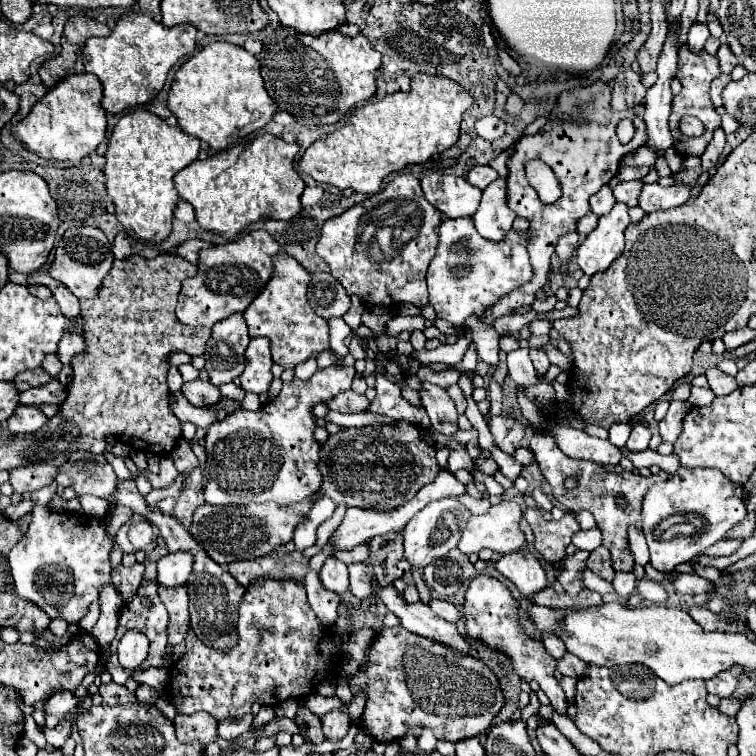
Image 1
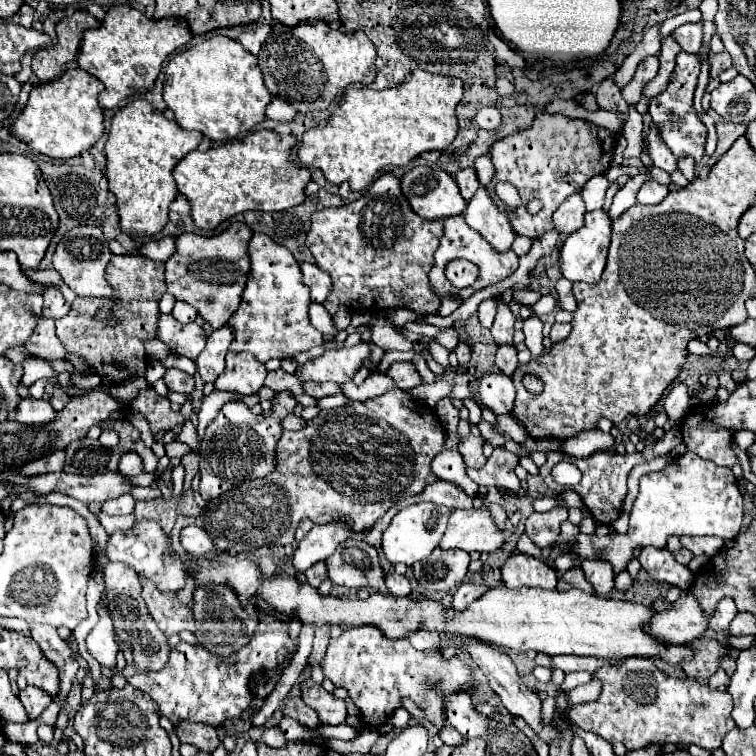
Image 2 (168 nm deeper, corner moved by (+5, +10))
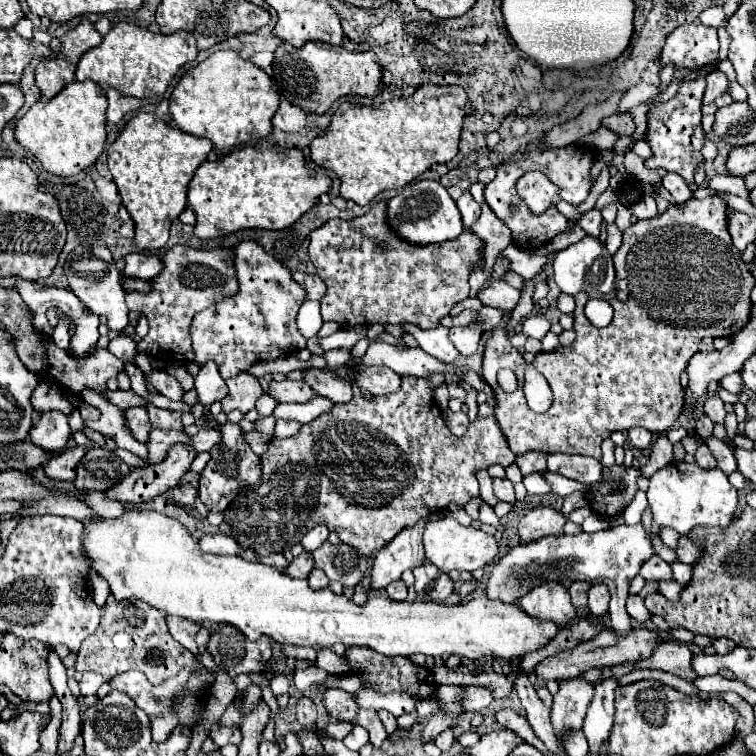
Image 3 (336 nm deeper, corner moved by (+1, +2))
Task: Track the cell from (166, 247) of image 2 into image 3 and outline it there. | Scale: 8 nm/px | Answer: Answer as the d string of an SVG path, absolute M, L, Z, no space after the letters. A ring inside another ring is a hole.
M133 252L125 256L125 268L121 274L125 278L139 278L139 280L151 280L161 272L163 264L157 256L143 254L143 252Z

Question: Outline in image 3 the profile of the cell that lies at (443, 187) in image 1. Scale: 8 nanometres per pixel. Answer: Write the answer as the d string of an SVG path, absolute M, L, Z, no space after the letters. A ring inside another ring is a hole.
M415 180L401 188L397 196L387 202L387 220L391 230L405 242L415 242L417 246L441 244L457 238L463 232L461 214L449 196L449 192L437 180Z

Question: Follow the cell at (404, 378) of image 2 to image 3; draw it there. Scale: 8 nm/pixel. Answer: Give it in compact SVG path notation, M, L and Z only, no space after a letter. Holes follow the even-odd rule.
M361 366L355 370L353 384L371 394L389 394L399 390L401 376L385 366Z

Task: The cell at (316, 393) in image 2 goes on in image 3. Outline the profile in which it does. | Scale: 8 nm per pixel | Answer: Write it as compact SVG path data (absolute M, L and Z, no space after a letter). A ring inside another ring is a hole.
M283 380L283 382L269 382L265 390L277 402L307 402L315 396L315 392L303 380Z

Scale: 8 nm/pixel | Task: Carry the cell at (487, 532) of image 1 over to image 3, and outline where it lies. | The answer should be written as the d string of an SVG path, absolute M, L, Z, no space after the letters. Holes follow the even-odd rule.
M447 516L443 520L433 518L425 524L423 546L425 546L425 560L435 564L441 570L441 574L449 574L451 570L473 572L477 568L485 568L487 564L491 564L491 560L499 552L497 540L493 536L485 534L483 530L475 530L473 526L461 526L451 516Z

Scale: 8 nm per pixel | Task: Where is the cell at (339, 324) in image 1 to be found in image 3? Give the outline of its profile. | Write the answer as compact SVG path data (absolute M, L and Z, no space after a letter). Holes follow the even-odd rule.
M307 300L299 314L297 314L297 326L299 326L299 332L305 336L305 338L311 338L311 336L317 336L319 328L323 326L323 318L321 318L321 312L319 312L319 302L313 302L313 300Z

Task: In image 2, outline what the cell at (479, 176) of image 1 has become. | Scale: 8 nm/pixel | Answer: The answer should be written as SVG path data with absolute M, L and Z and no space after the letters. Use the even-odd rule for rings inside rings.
M463 168L463 170L459 170L455 174L455 180L457 180L457 184L459 184L461 194L463 194L465 200L469 200L475 194L475 190L479 188L479 178L477 178L475 168Z

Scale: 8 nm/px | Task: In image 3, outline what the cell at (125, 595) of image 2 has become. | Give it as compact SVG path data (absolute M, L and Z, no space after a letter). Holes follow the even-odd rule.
M113 596L107 598L107 604L105 608L101 610L101 624L99 628L95 630L93 636L89 636L83 646L81 646L81 652L77 656L77 666L75 670L77 672L97 672L101 676L105 676L107 680L121 674L121 672L129 672L129 670L139 670L147 676L147 680L151 684L161 684L165 682L167 678L175 676L183 666L193 666L193 670L197 670L197 678L193 678L193 686L207 686L205 688L205 694L207 690L213 686L215 682L215 676L213 672L209 672L199 660L195 654L191 654L189 650L185 650L177 640L173 640L173 636L169 634L169 628L167 628L167 620L165 620L165 614L161 614L161 610L153 610L153 606L141 602L141 600L129 600L129 602L117 602Z

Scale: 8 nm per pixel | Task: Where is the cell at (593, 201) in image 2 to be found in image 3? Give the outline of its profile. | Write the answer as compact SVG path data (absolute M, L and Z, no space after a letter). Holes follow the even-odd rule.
M597 208L589 210L587 214L583 214L583 218L577 222L579 228L587 234L587 236L593 236L593 238L599 238L601 234L601 212Z

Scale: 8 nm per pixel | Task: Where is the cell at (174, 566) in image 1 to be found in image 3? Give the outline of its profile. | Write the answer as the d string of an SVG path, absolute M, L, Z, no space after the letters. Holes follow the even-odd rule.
M207 534L199 540L199 546L203 552L221 554L221 556L241 556L241 546L237 546L237 540L225 534Z

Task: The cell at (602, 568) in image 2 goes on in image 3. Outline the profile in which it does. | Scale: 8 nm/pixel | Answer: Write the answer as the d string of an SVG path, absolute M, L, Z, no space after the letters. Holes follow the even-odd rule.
M591 584L589 588L589 610L593 616L603 616L607 614L609 606L609 590L603 584Z

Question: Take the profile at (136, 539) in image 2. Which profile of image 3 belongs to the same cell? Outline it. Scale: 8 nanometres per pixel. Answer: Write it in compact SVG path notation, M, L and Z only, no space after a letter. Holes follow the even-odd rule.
M125 510L119 518L89 518L85 524L85 558L89 568L95 570L103 580L107 580L111 594L115 600L143 600L153 608L159 608L165 614L187 618L191 622L211 622L211 624L229 624L241 630L247 638L257 640L261 636L269 636L279 644L293 646L311 646L315 650L333 646L337 642L351 646L365 646L385 656L411 656L411 654L427 654L427 656L443 656L457 654L461 658L479 660L479 658L513 658L525 656L533 650L543 648L555 634L563 628L553 622L539 622L525 614L517 604L493 602L487 596L473 598L469 602L447 606L439 602L397 602L387 596L373 596L367 604L357 606L343 594L335 594L329 588L311 590L305 580L287 578L271 566L263 566L259 562L243 560L241 556L215 556L199 550L199 542L187 532L187 528L161 512L151 510Z

